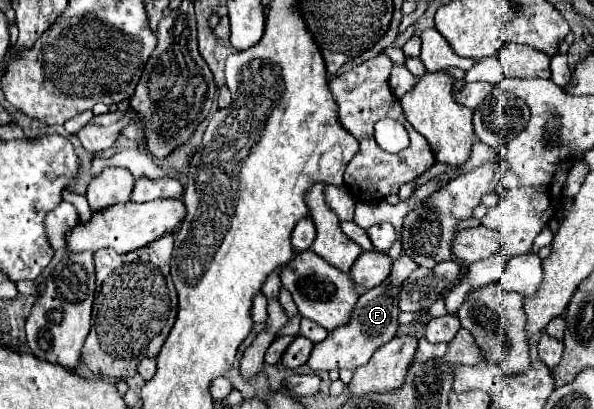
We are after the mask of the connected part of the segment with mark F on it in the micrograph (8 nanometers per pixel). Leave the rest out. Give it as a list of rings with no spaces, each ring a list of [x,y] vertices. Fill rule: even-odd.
[[[402,255],[398,261],[394,261],[392,273],[386,279],[384,285],[378,285],[370,291],[366,291],[364,295],[360,295],[350,321],[344,327],[338,327],[336,331],[330,331],[328,337],[320,343],[314,345],[310,359],[308,359],[308,367],[312,371],[332,371],[332,369],[356,369],[362,367],[364,363],[370,361],[370,357],[374,355],[374,351],[378,347],[382,347],[384,343],[388,343],[396,331],[398,331],[398,285],[406,279],[406,275],[410,275],[416,269],[416,263],[412,261],[412,257]]]

